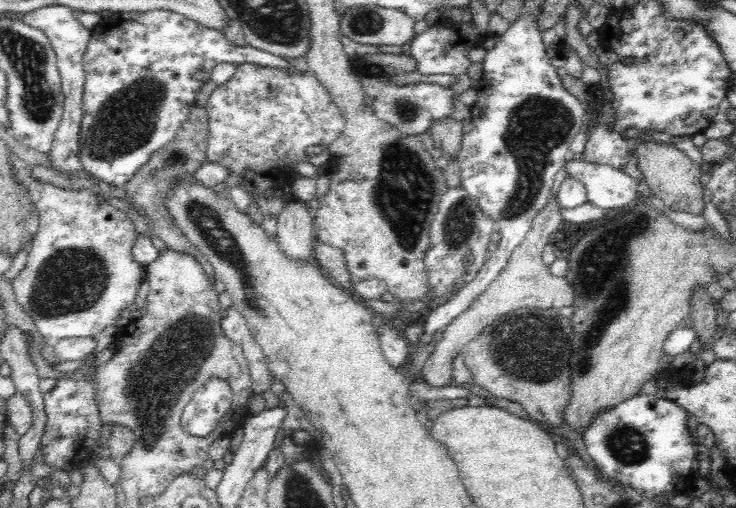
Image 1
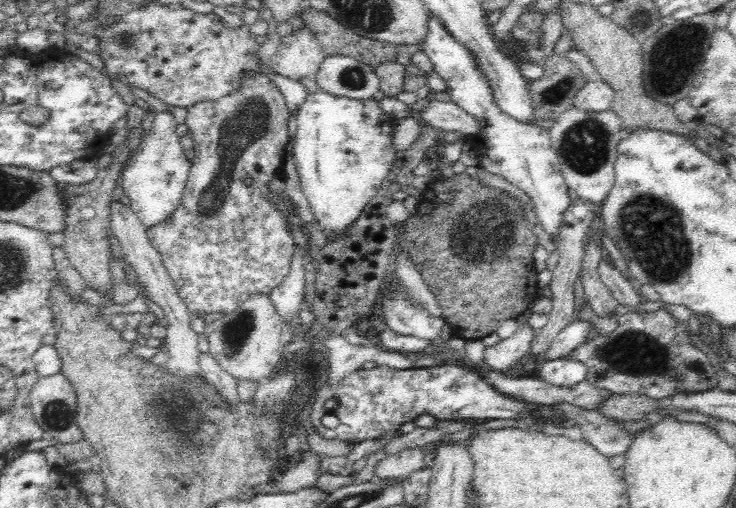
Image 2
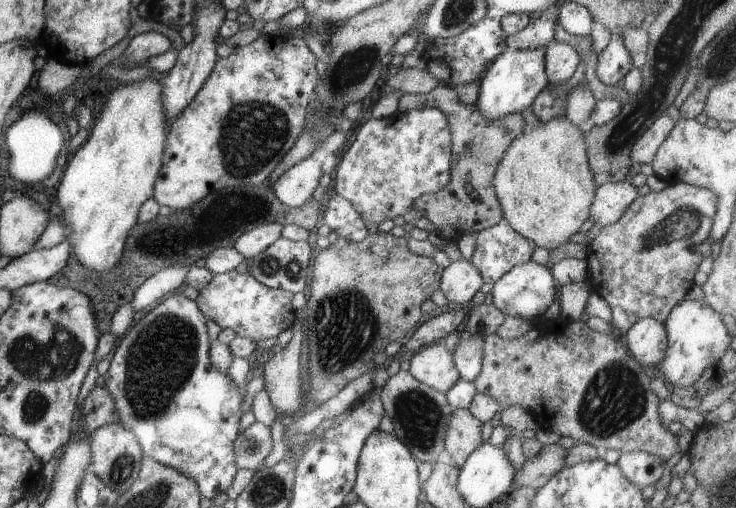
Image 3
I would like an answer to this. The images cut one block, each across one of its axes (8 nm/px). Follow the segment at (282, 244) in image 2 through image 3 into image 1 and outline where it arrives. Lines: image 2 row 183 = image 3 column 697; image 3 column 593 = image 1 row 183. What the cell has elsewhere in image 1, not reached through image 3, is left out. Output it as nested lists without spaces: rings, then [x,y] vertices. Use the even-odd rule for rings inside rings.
[[[242,63],[235,65],[234,74],[227,82],[216,86],[210,94],[203,109],[208,121],[207,145],[204,163],[213,162],[223,166],[230,176],[240,178],[238,186],[249,192],[252,204],[260,209],[266,217],[278,218],[284,210],[287,197],[278,197],[276,192],[290,186],[292,170],[299,162],[309,159],[306,148],[308,146],[327,147],[340,136],[345,128],[345,120],[332,102],[327,88],[312,75],[302,74],[296,69],[284,67],[267,67]]]

